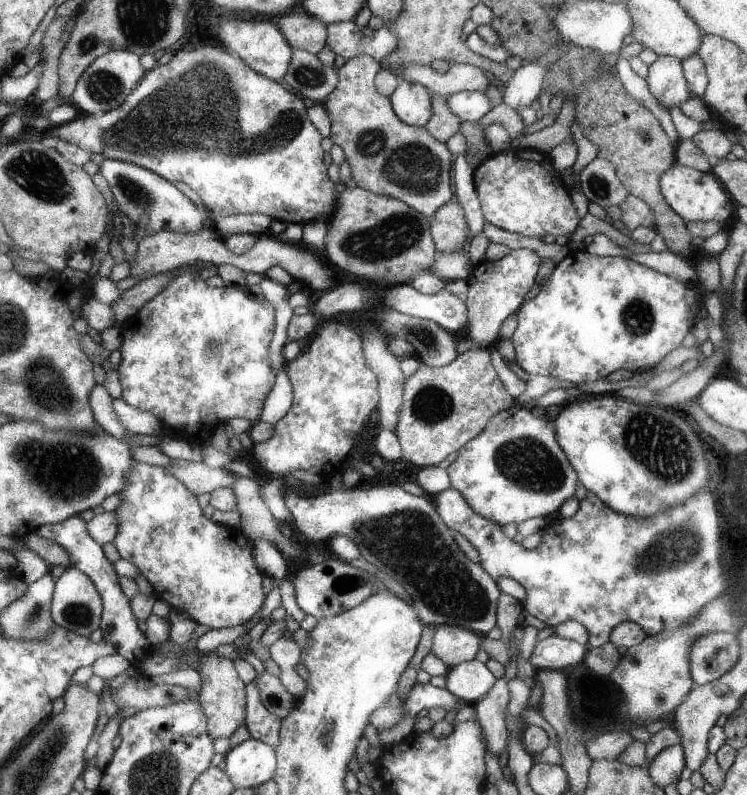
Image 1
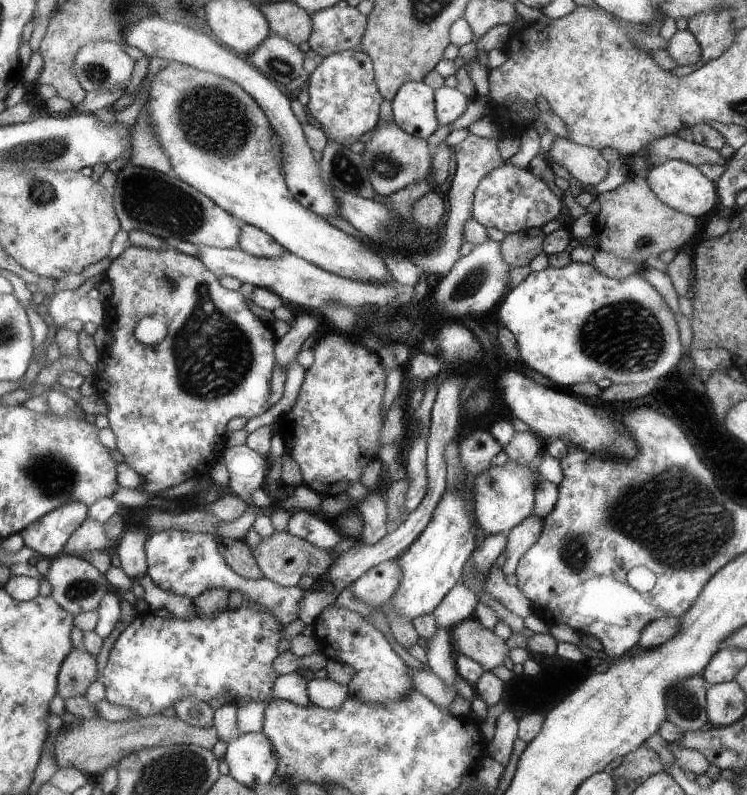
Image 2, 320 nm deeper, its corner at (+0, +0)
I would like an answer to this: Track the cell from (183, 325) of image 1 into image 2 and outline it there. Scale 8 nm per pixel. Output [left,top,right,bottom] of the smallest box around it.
[94,245,278,496]

